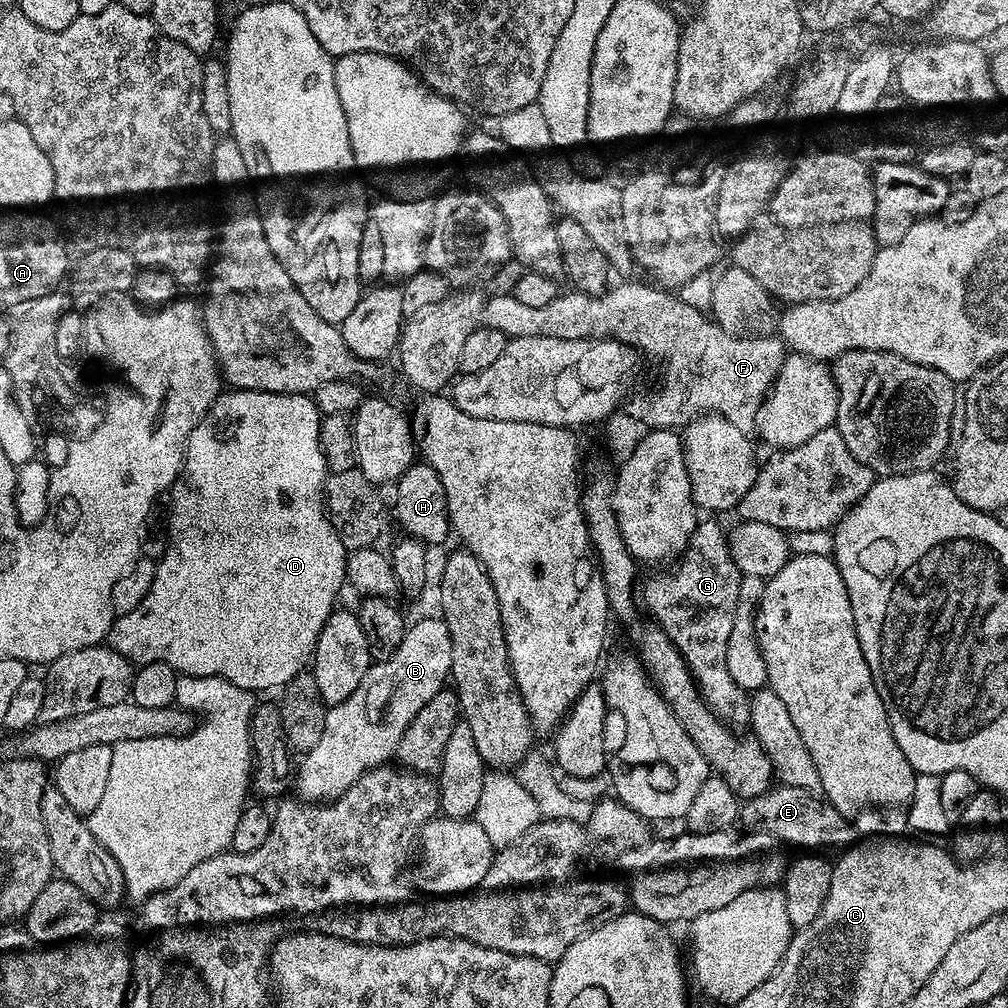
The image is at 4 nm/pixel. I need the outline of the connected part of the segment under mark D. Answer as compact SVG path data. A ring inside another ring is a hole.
M228 390L217 396L212 409L194 426L188 436L188 447L183 471L170 489L172 505L166 508L168 545L156 565L154 586L146 598L130 614L116 616L106 637L107 647L122 654L133 665L166 662L184 678L219 678L245 688L248 692L263 694L267 688L283 689L299 672L305 671L313 659L313 652L327 618L337 607L336 595L346 584L348 556L342 546L324 499L324 485L330 475L324 451L320 445L322 417L315 399L308 394L283 396L280 392L245 392Z

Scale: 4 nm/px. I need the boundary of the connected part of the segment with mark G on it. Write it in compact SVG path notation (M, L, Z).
M701 519L688 549L675 561L673 568L676 569L669 576L660 570L645 584L643 581L643 607L652 611L651 619L670 637L688 663L708 707L725 722L744 724L748 719L749 697L732 681L730 670L726 670L726 641L734 626L741 575L728 549L725 529L720 529L712 520Z

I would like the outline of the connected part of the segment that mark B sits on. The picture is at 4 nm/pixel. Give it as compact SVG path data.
M443 619L420 620L404 633L398 650L388 660L372 662L365 672L358 688L344 702L328 708L326 726L322 730L322 738L311 750L303 753L301 764L294 776L294 788L297 788L299 799L309 802L331 802L337 800L342 793L350 790L362 774L371 768L387 765L395 757L398 742L402 742L402 734L406 734L406 726L414 722L414 716L438 690L446 687L450 680L452 659L450 658L450 630L446 630Z

